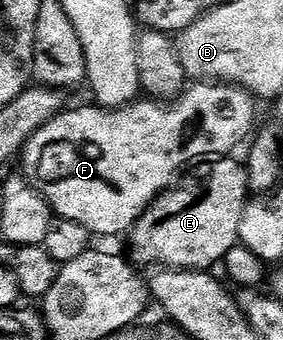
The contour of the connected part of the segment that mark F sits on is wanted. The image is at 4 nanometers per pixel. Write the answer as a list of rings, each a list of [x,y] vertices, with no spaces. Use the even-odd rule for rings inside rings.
[[[202,80],[183,90],[169,104],[158,100],[142,101],[135,100],[121,108],[103,108],[97,104],[82,106],[79,110],[67,108],[26,141],[20,155],[21,173],[46,197],[51,211],[58,218],[84,224],[94,236],[125,235],[134,229],[138,217],[153,204],[154,199],[175,185],[174,177],[189,162],[229,155],[256,130],[255,99],[241,86],[211,84]]]

